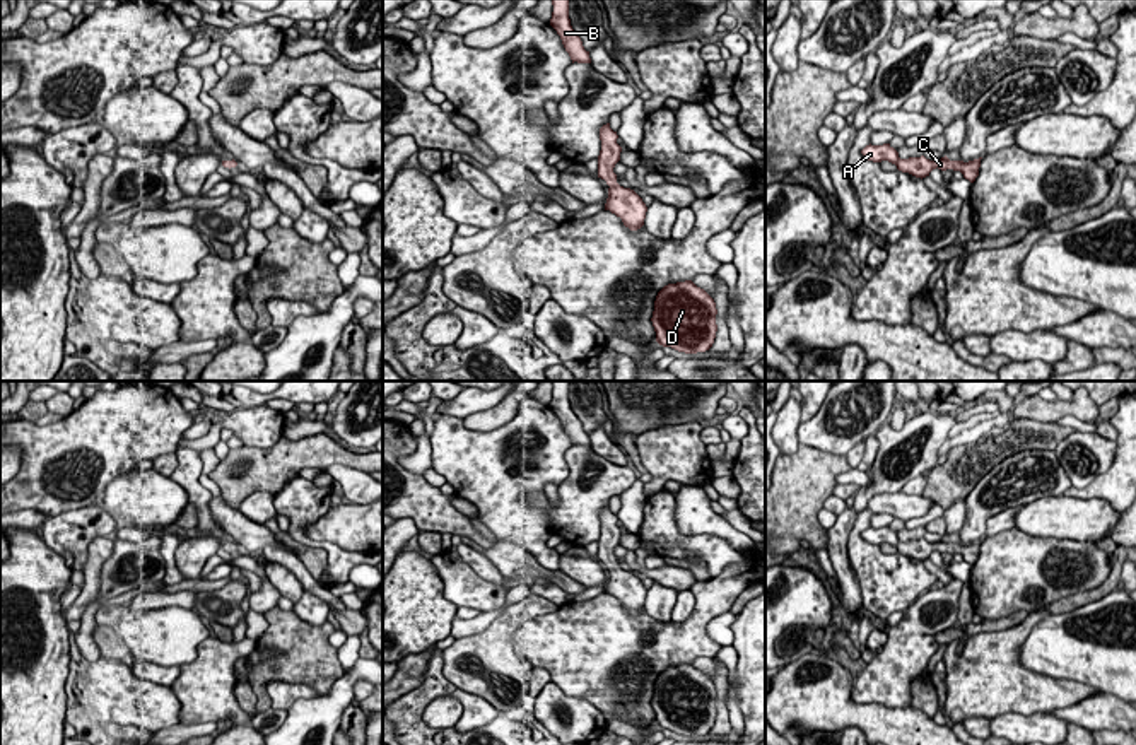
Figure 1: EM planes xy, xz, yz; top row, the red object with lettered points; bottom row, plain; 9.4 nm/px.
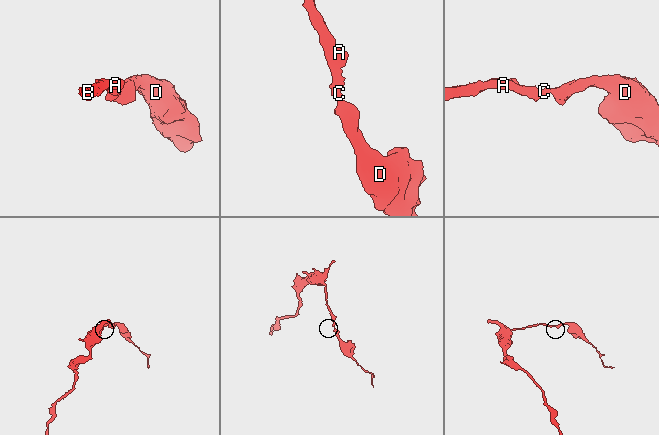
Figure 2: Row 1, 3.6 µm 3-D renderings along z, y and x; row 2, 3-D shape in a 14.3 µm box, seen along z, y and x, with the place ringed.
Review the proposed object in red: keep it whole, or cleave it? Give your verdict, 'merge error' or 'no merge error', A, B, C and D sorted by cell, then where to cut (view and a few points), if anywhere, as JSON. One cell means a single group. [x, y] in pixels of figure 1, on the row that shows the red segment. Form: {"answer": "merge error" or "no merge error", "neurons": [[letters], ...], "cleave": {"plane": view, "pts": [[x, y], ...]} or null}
{"answer": "no merge error", "neurons": [["A", "B", "C", "D"]], "cleave": null}

